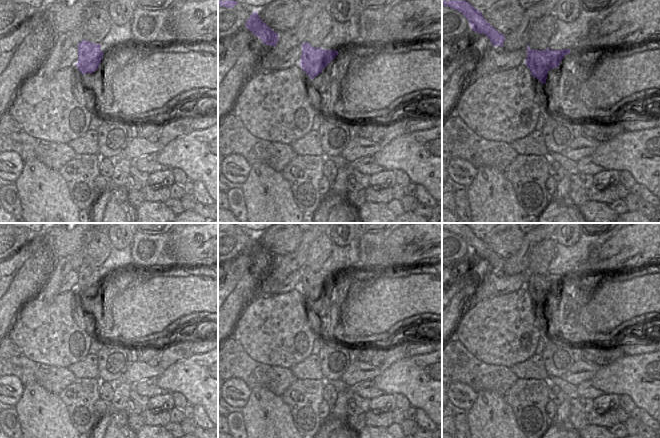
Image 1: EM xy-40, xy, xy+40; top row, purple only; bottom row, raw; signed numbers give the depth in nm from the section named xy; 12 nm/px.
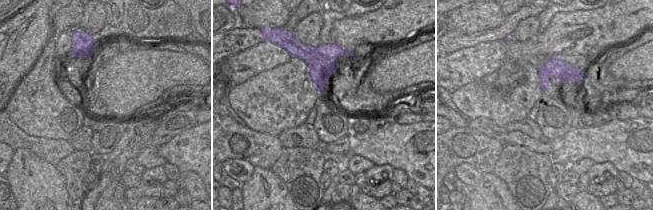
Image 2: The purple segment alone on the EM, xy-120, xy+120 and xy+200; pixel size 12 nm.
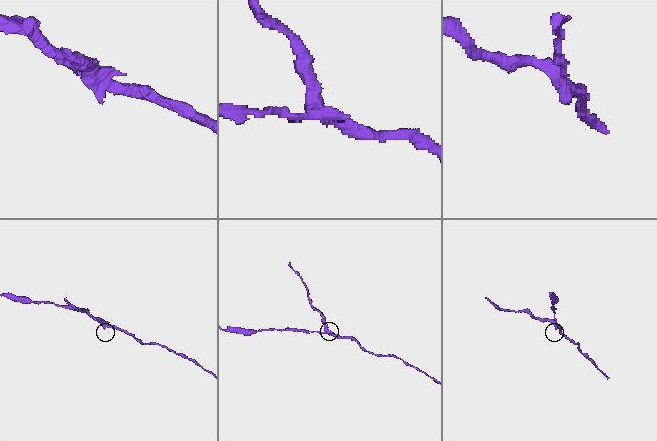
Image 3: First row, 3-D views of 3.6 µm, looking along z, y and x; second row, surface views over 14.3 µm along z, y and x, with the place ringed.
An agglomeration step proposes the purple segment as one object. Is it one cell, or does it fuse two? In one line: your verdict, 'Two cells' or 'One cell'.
Two cells

